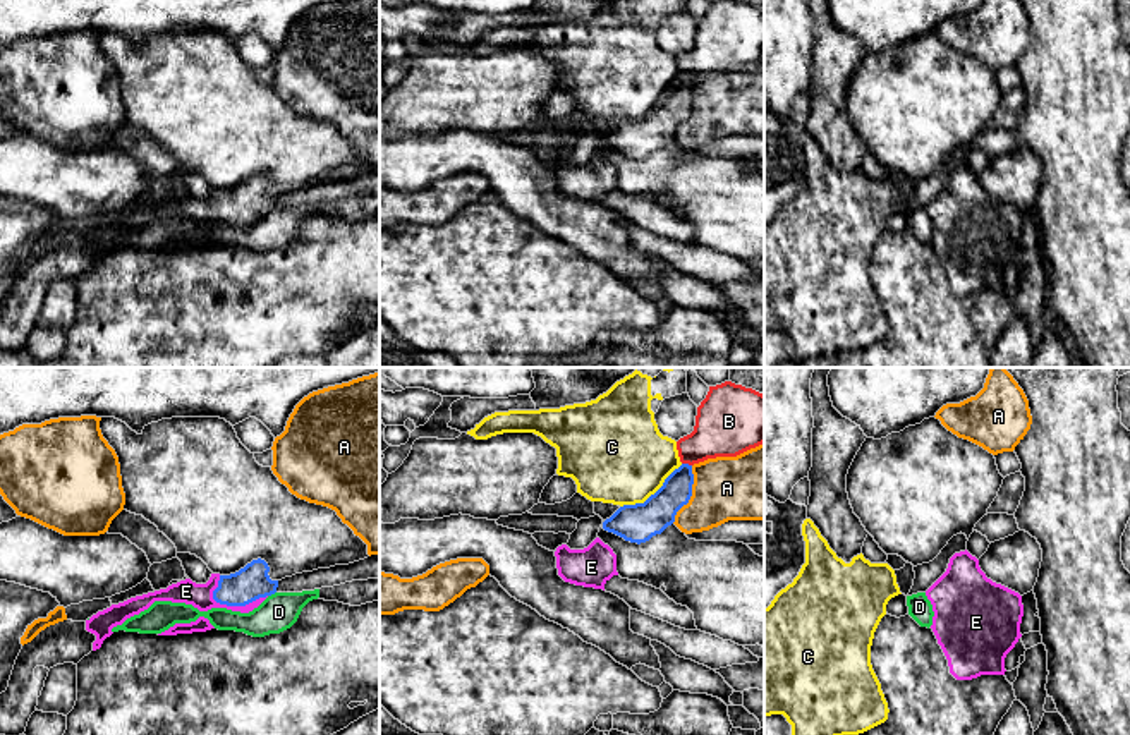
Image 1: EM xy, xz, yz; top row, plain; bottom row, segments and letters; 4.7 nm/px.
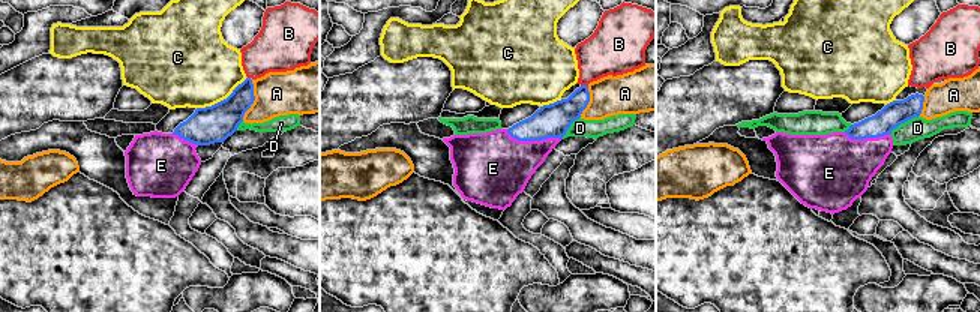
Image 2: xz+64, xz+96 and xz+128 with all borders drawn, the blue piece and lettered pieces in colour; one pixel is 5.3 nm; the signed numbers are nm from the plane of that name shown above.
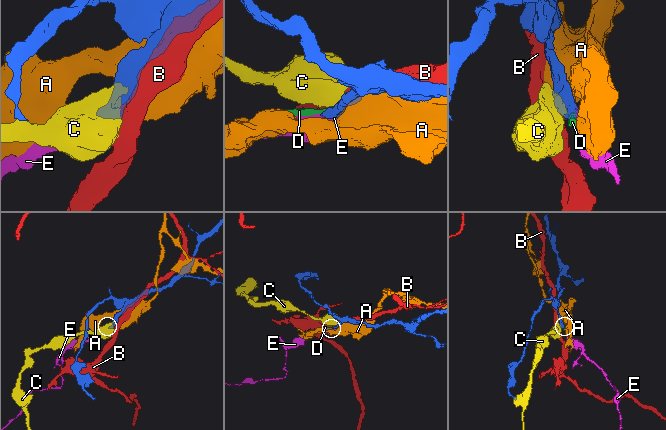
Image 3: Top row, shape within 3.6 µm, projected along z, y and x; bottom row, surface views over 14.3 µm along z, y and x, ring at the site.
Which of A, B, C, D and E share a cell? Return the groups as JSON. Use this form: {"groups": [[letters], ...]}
{"groups": [["A"], ["B"], ["C"], ["D"], ["E"]]}

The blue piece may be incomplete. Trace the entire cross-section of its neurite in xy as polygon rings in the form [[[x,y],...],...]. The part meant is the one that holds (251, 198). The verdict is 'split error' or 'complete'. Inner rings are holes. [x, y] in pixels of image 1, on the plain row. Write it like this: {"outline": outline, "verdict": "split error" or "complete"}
{"outline": [[[258,173],[235,189],[211,189],[206,199],[196,199],[191,194],[185,194],[168,201],[167,204],[112,220],[86,235],[86,246],[96,251],[93,266],[100,264],[103,256],[113,249],[113,242],[122,240],[127,234],[148,225],[155,216],[185,218],[192,220],[199,227],[227,223],[232,227],[249,228],[268,211],[276,208],[278,196],[271,196],[268,187],[268,179]]], "verdict": "split error"}

